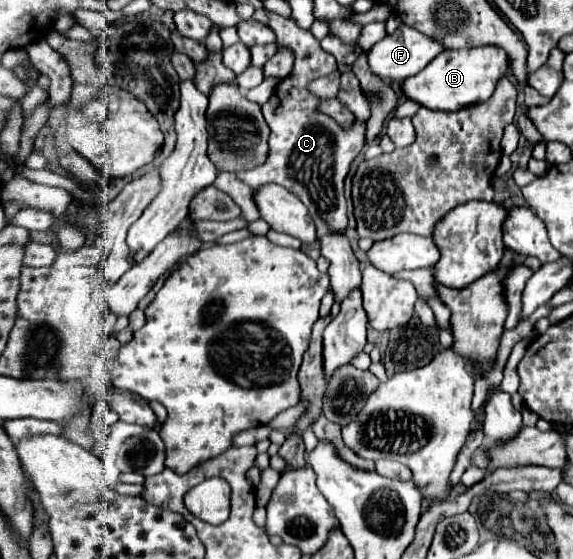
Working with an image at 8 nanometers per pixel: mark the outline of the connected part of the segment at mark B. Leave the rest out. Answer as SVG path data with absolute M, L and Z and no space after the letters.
M475 47L475 49L447 49L435 63L429 63L415 79L403 83L403 93L407 99L417 101L427 109L457 111L459 107L469 107L487 101L497 81L509 71L509 57L501 47Z

